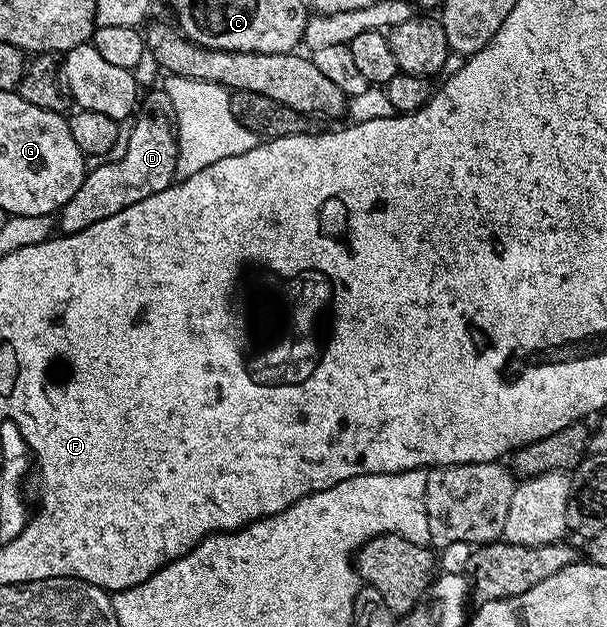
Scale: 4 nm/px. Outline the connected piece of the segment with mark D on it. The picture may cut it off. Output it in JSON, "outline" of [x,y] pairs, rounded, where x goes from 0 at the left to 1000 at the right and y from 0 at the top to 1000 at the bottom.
{"outline":[[[259,139],[241,155],[237,150],[231,156],[229,174],[239,182],[217,195],[219,207],[213,212],[206,246],[194,257],[175,255],[166,260],[175,263],[161,270],[148,268],[130,305],[124,305],[124,311],[117,311],[117,317],[110,317],[97,337],[97,365],[102,373],[133,372],[143,362],[183,343],[196,343],[196,337],[287,293],[292,282],[292,203],[287,188],[280,185],[285,177],[282,152],[275,152],[270,139]]]}

